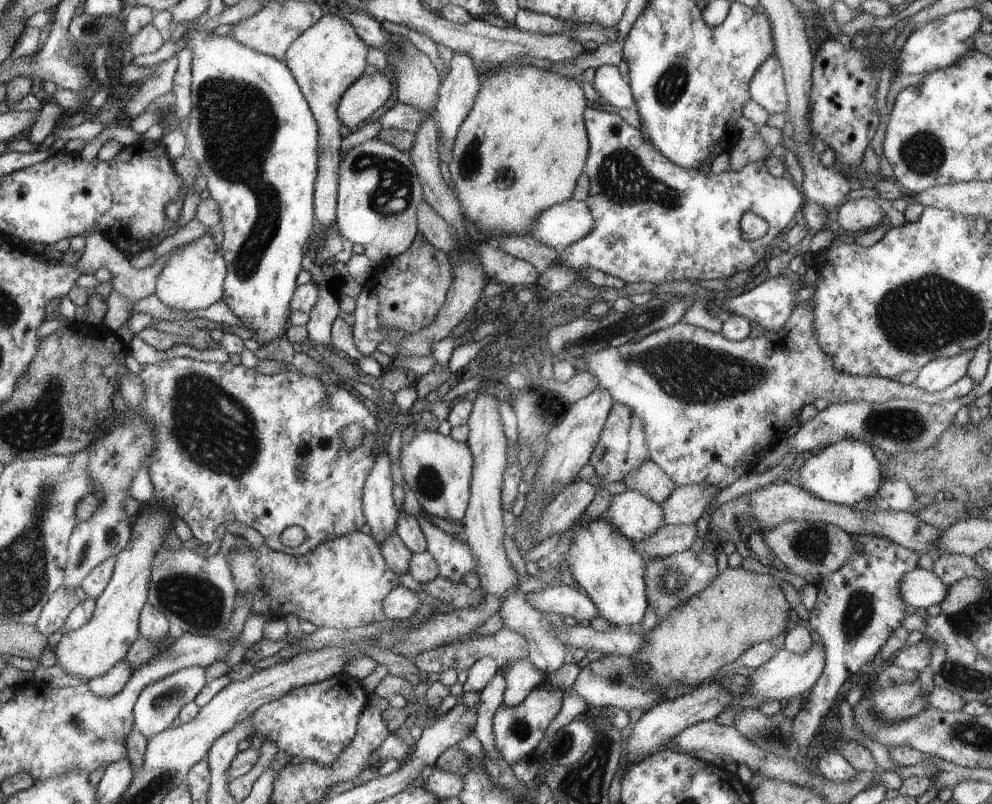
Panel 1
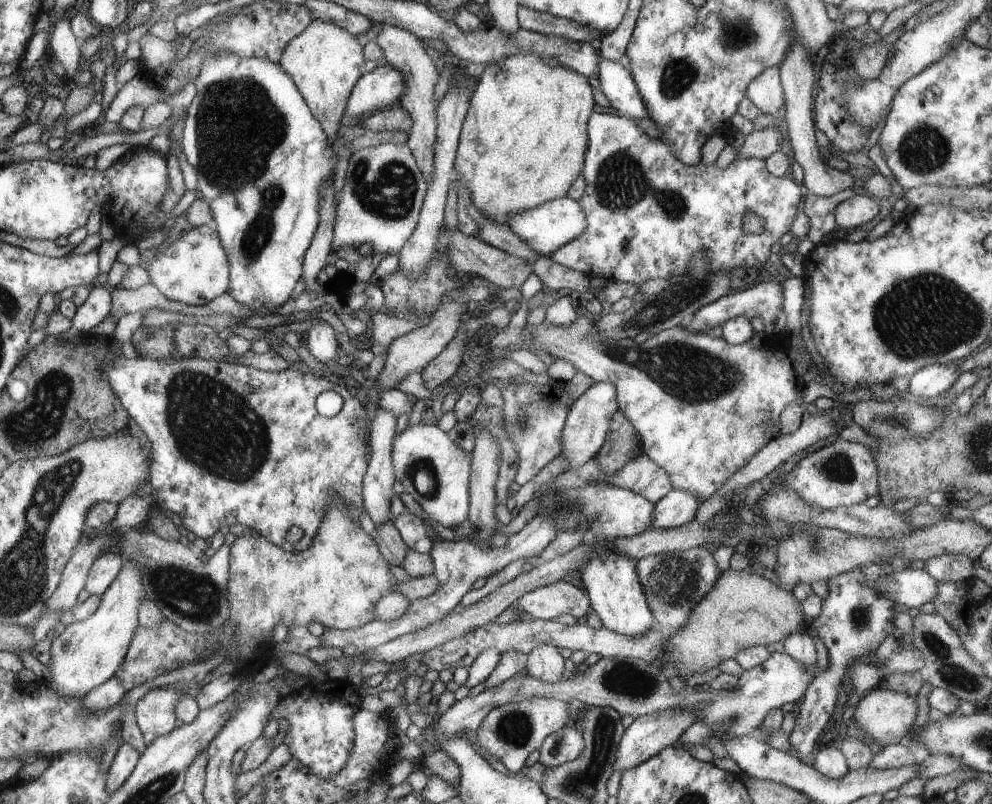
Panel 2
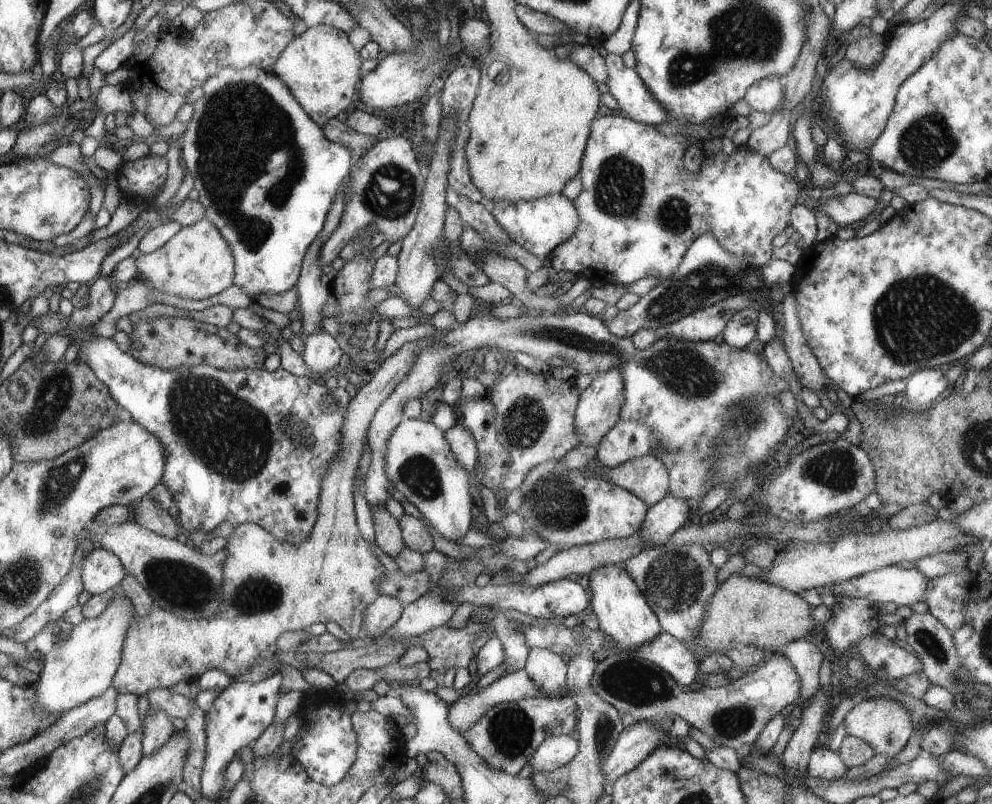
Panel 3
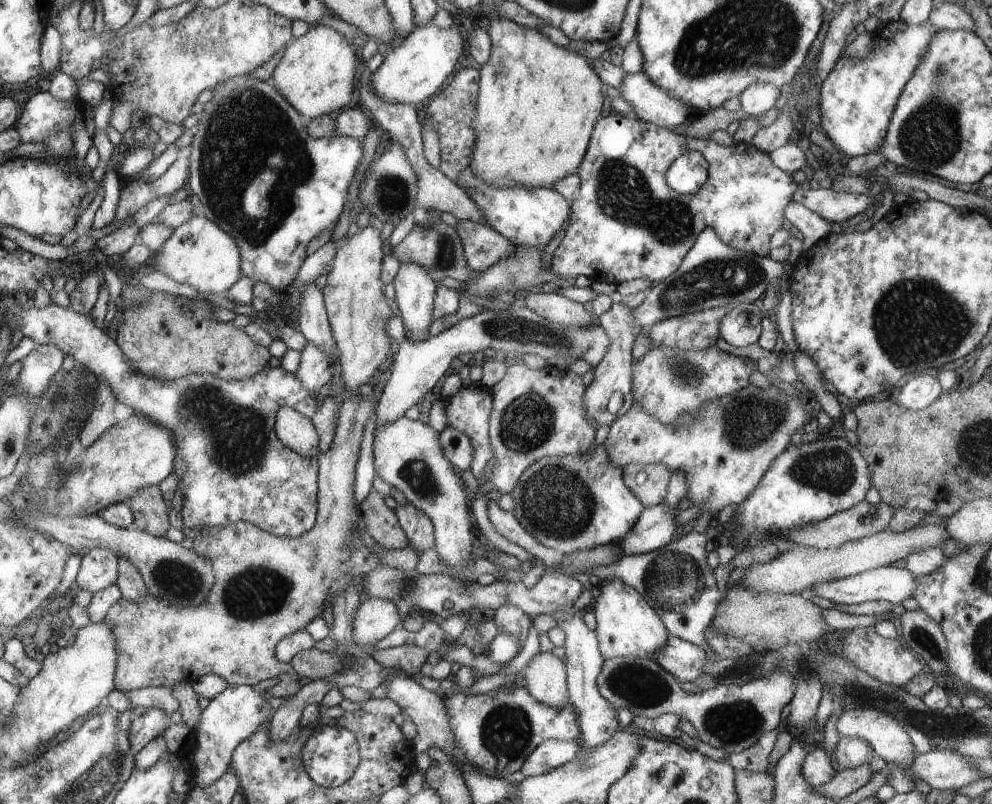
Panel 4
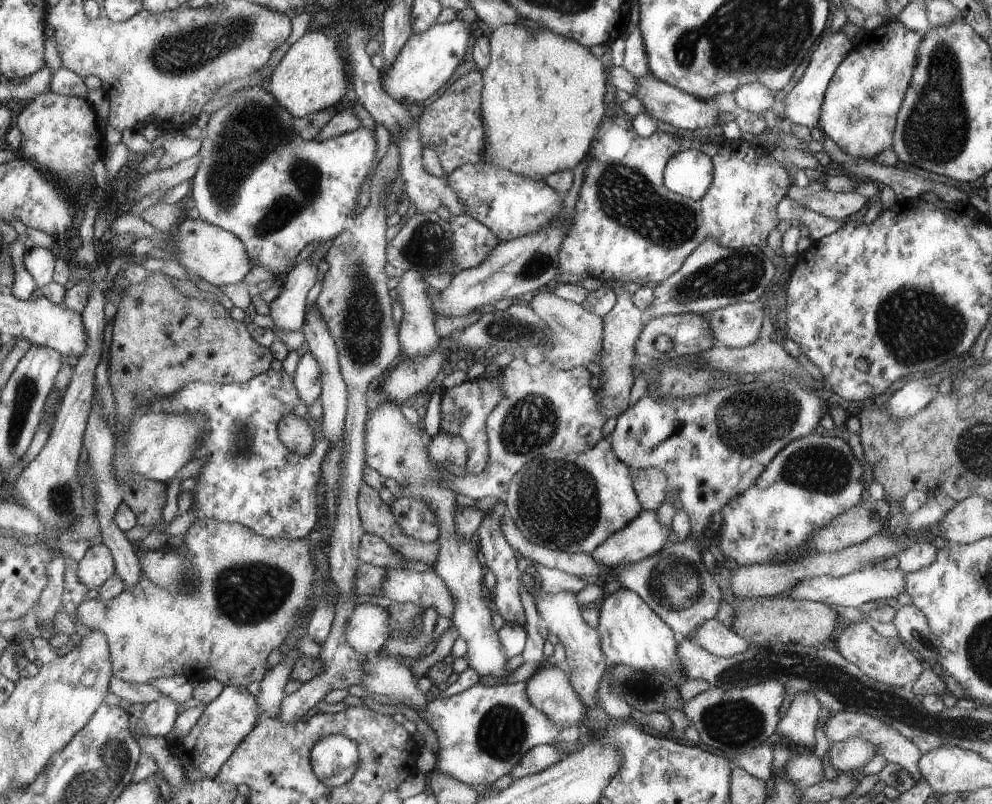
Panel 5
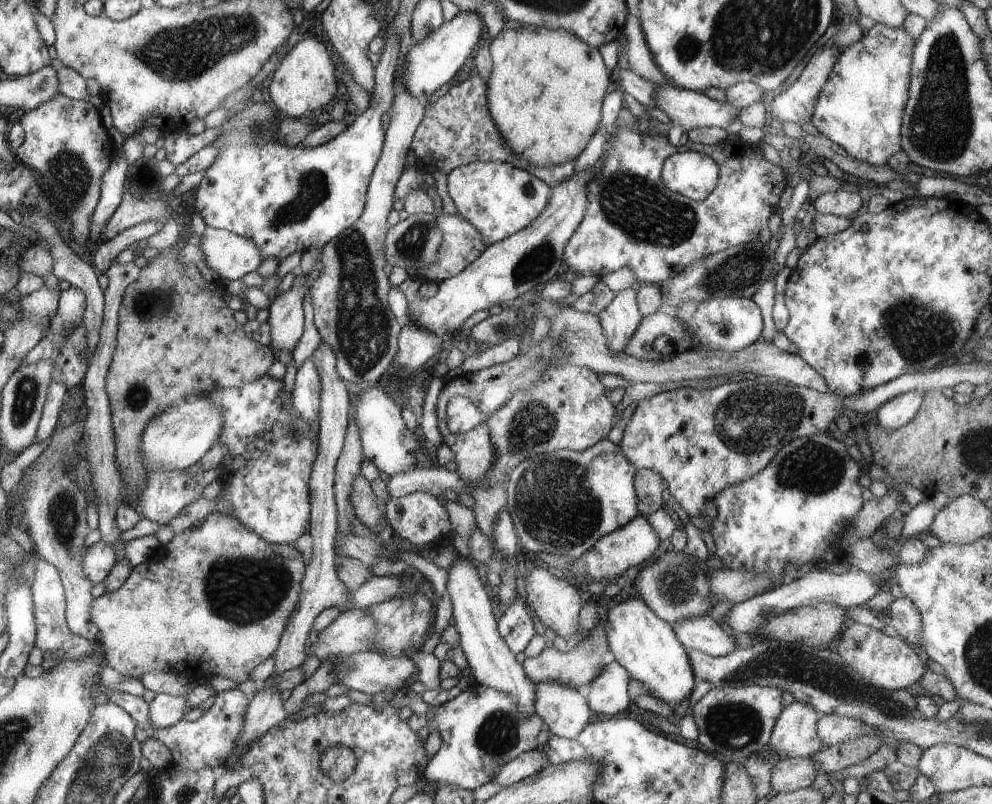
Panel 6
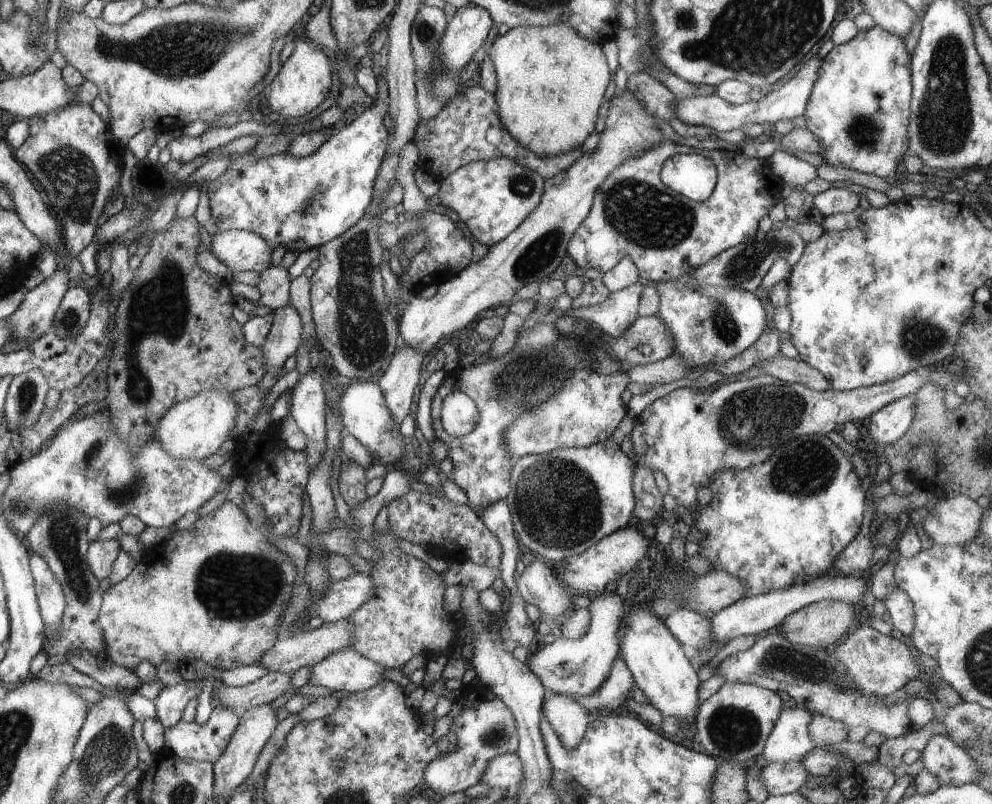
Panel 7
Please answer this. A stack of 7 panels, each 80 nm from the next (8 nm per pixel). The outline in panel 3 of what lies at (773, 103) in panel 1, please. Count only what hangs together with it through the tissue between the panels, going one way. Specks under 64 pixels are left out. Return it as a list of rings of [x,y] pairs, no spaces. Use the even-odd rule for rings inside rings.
[[[766,76],[755,83],[746,92],[746,102],[755,112],[774,114],[785,99],[782,79],[778,76]]]

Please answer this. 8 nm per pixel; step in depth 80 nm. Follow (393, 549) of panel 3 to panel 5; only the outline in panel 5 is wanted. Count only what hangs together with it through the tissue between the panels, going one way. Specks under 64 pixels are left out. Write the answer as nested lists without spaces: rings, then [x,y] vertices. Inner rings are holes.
[[[364,483],[360,487],[357,501],[361,523],[366,533],[379,536],[410,561],[424,561],[435,566],[439,547],[437,540],[434,543],[422,544],[403,533],[392,509],[380,499],[376,489]]]

